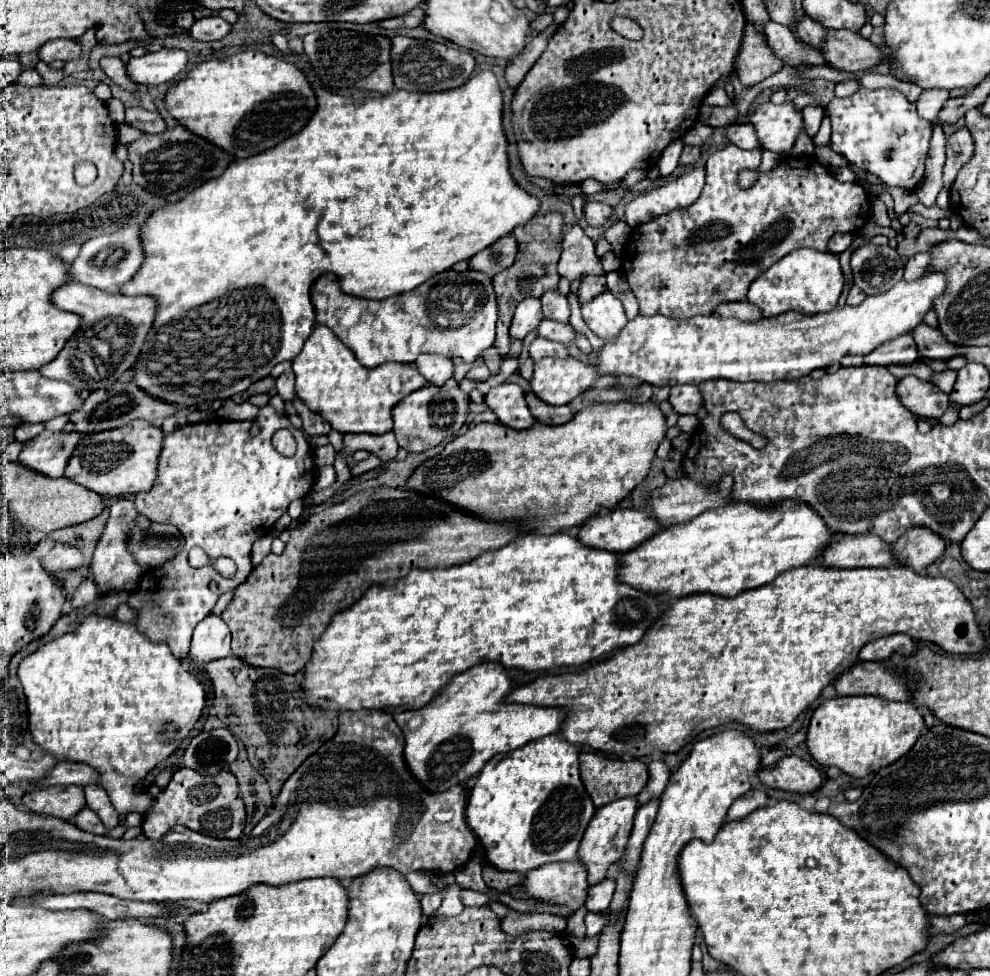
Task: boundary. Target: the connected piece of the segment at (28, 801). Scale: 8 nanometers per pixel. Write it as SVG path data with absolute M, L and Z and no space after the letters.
M77 785L47 787L27 793L21 799L21 803L33 813L53 815L69 821L85 807L85 795L83 795L83 787Z

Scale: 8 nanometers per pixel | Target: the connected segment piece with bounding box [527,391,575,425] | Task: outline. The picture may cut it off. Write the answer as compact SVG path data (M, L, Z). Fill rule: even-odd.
M527 391L527 405L529 405L533 417L545 425L563 425L569 419L573 419L573 415L575 415L575 411L569 405L551 407L551 405L543 403L539 397L535 397L531 391Z

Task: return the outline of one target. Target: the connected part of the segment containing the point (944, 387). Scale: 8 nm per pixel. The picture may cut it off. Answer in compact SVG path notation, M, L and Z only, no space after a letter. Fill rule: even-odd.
M943 371L943 373L935 373L931 379L929 379L933 385L937 385L941 391L949 393L955 385L955 371Z

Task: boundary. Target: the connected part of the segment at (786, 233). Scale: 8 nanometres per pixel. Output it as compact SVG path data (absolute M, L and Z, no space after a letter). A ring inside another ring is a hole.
M727 145L725 149L721 151L715 151L709 159L707 159L707 181L705 181L705 187L703 187L703 193L701 197L685 207L685 209L677 209L677 211L671 211L671 213L665 213L665 215L659 215L657 219L651 219L649 223L643 223L639 225L637 229L633 229L633 235L631 235L631 241L627 245L627 257L623 261L623 275L627 277L629 281L629 287L631 291L635 293L637 301L639 301L639 307L641 307L641 315L665 315L665 317L675 317L675 319L687 319L687 317L693 317L693 315L711 315L715 311L715 307L719 303L725 303L725 301L741 301L745 295L747 295L747 289L749 285L759 277L763 275L775 261L779 261L781 257L789 255L791 251L795 249L801 249L801 247L813 247L813 249L819 249L819 251L825 251L827 249L827 241L831 239L833 233L857 233L867 221L869 221L869 215L871 215L871 201L869 201L869 195L867 191L859 185L859 183L841 183L837 181L829 171L827 167L823 167L815 157L789 157L789 159L783 159L777 167L773 167L769 173L759 173L759 181L749 187L749 189L741 189L737 185L737 175L741 169L759 169L761 165L761 149L757 151L743 151L735 145Z

